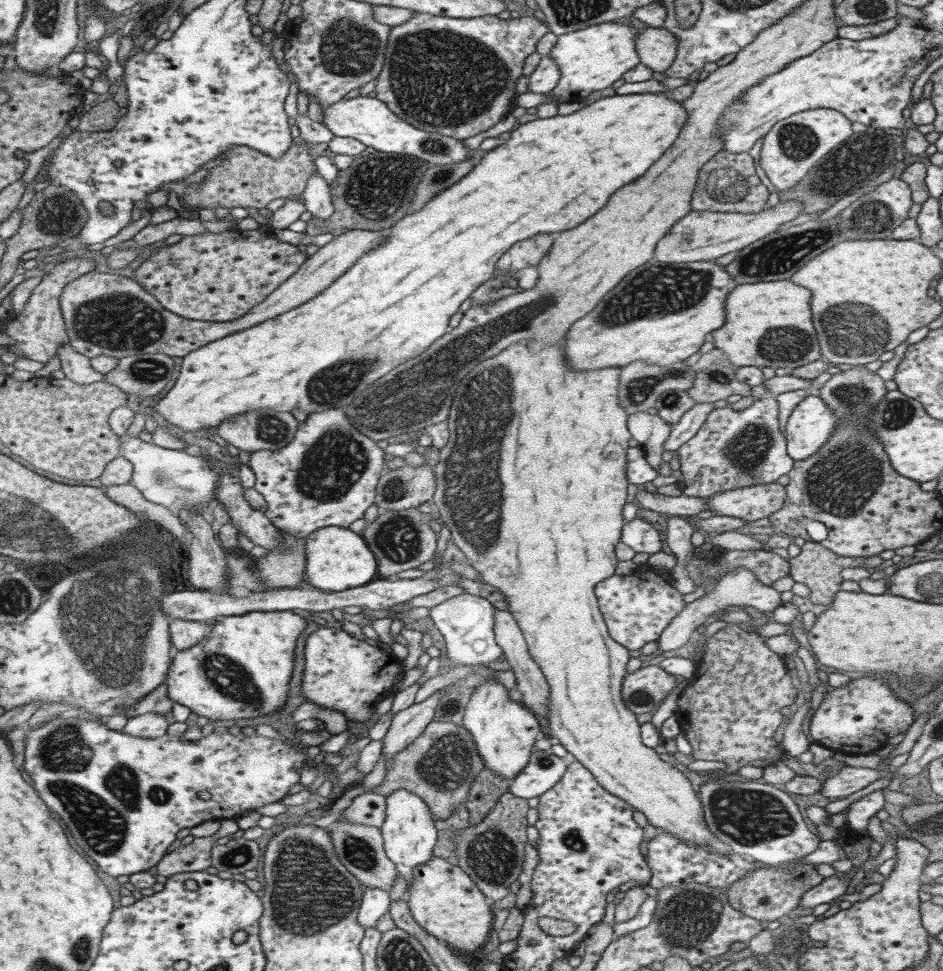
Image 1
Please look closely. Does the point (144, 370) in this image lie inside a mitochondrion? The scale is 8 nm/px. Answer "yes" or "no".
yes

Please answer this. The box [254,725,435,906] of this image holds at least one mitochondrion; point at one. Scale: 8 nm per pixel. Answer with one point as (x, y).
(358, 851)

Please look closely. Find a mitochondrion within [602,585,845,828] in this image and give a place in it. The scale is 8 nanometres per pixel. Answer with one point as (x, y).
(639, 697)

